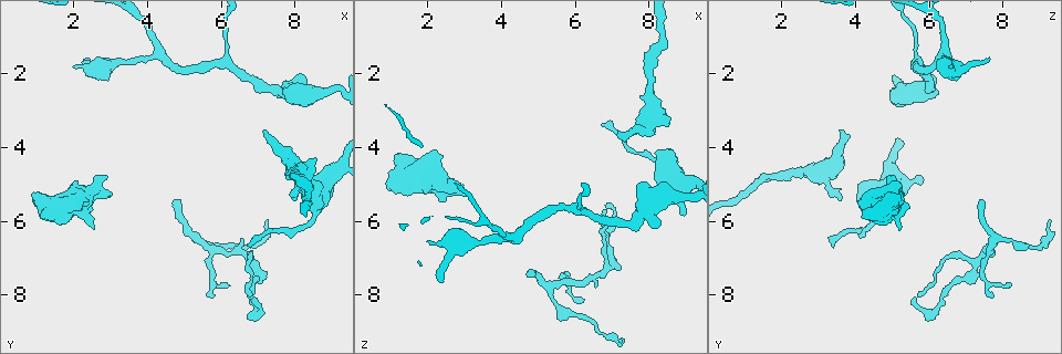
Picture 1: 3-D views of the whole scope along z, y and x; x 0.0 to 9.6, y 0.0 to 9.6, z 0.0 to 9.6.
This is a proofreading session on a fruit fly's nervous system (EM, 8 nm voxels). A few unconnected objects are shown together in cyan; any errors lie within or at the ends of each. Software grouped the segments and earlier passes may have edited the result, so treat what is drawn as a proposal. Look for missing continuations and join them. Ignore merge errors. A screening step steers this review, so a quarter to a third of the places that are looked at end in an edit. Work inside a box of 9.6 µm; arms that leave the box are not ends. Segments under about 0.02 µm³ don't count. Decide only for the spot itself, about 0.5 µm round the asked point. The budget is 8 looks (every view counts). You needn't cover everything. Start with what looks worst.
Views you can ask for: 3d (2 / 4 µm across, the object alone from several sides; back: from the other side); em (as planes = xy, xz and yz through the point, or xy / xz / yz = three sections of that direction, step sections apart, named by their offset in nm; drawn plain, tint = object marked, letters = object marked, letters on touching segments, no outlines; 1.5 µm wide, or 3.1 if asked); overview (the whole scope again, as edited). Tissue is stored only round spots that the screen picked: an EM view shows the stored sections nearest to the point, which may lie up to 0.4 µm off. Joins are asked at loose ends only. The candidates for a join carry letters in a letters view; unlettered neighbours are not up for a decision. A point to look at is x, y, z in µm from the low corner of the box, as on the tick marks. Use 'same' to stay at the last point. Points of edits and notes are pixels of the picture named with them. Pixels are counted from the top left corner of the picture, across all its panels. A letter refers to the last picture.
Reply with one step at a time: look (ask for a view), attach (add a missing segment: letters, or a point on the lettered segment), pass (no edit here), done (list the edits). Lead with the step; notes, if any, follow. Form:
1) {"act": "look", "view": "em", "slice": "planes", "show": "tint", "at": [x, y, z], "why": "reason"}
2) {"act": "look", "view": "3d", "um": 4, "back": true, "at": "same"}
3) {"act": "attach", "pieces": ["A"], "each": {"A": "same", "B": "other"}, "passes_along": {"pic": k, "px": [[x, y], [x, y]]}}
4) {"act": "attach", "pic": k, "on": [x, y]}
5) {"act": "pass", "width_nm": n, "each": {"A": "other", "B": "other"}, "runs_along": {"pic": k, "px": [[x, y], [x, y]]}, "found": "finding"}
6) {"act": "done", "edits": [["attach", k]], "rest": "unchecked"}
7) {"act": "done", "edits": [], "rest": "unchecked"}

{"act": "look", "view": "em", "slice": "planes", "show": "tint", "at": [7.10, 3.55, 3.65], "why": "an open end"}

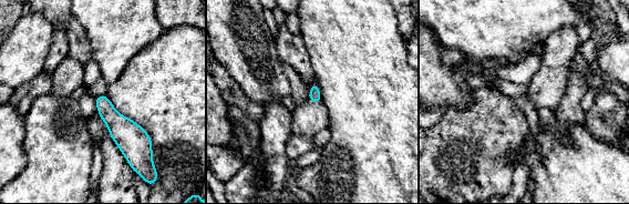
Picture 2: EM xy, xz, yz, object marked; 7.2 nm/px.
{"act": "look", "view": "em", "slice": "planes", "show": "letters", "at": "same"}

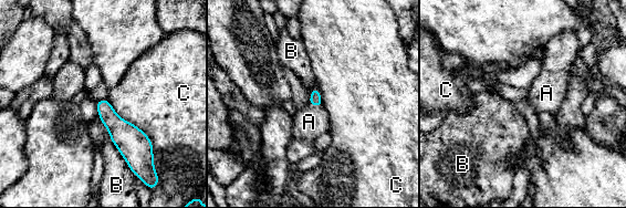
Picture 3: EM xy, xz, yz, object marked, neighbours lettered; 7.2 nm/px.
{"act": "attach", "pieces": ["A"], "each": {"A": "same", "B": "other", "C": "other"}, "passes_along": {"pic": 3, "px": [[315, 100], [315, 105], [309, 122]]}, "found": "it goes on there"}

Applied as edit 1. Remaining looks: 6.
{"act": "look", "view": "overview", "why": "redraw"}

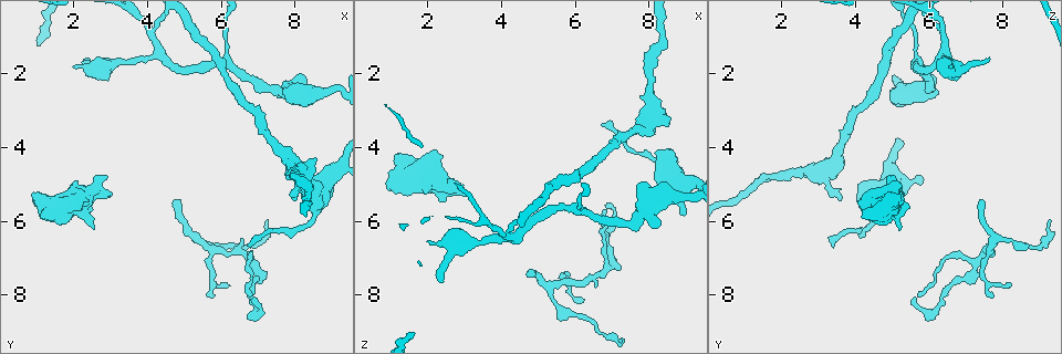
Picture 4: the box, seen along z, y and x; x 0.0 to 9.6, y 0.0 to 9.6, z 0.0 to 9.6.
{"act": "look", "view": "3d", "um": 4, "back": true, "at": [4.75, 5.45, 7.45], "why": "tapers out"}

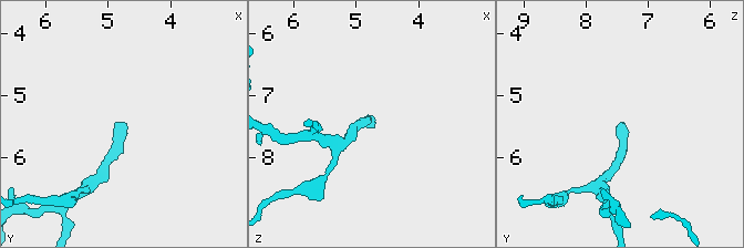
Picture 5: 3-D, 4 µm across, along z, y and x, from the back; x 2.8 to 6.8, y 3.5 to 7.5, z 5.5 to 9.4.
{"act": "look", "view": "em", "slice": "xz", "step": 4, "show": "tint", "at": [4.75, 5.40, 7.40]}

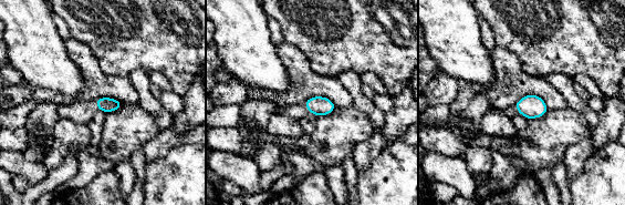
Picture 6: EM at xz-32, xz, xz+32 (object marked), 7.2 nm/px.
{"act": "look", "view": "em", "slice": "planes", "show": "letters", "at": "same"}

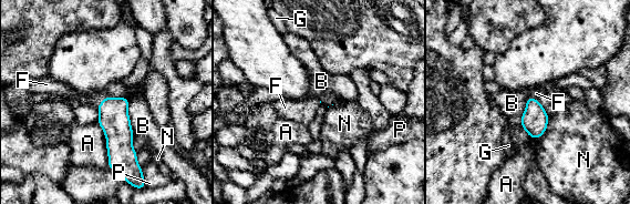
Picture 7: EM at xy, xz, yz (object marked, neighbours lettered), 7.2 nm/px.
{"act": "attach", "pieces": ["F"], "each": {"A": "other", "B": "other", "F": "same", "G": "other", "N": "other", "P": "other"}, "passes_along": {"pic": 7, "px": [[114, 119], [102, 101], [95, 99]]}, "found": "the neuron continues"}

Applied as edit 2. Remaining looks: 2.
{"act": "look", "view": "em", "slice": "planes", "show": "letters", "at": [2.05, 1.75, 6.55], "why": "branch stops here"}

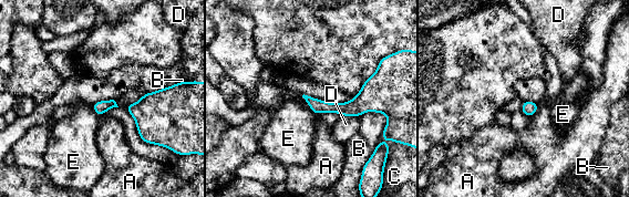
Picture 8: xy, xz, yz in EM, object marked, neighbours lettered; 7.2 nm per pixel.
{"act": "pass", "each": {"A": "other", "B": "other", "C": "other", "D": "other", "E": "other"}, "border": {"pic": 8, "px": [[91, 104], [99, 116]]}, "found": "none of them fits"}

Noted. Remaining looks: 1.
{"act": "done", "edits": [["attach", 3], ["attach", 7]], "rest": "unchecked"}

